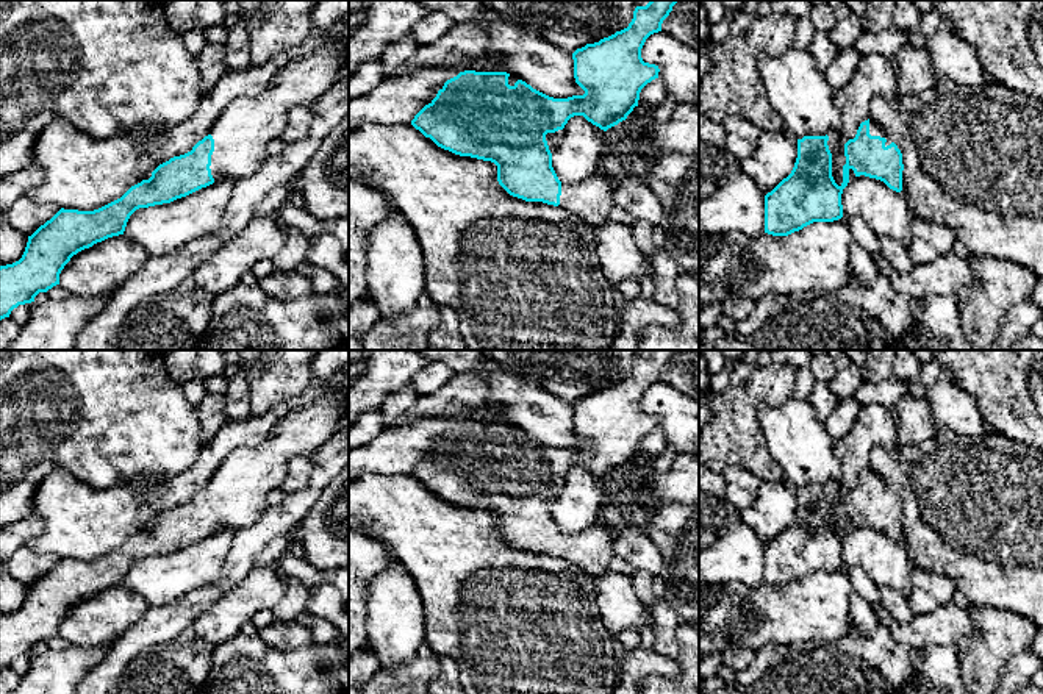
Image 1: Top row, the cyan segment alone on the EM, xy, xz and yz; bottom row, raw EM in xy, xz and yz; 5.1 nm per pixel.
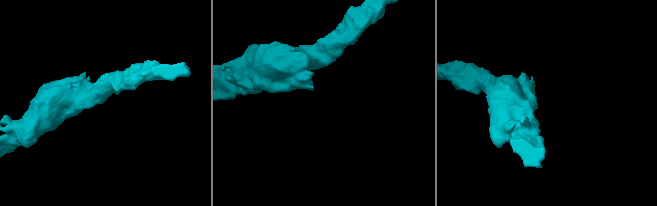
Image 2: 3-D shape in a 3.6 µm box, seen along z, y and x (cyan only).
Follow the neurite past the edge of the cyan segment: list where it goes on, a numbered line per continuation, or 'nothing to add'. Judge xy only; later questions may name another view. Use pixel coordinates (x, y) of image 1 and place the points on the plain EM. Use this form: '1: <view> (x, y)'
1: xy (241, 483)

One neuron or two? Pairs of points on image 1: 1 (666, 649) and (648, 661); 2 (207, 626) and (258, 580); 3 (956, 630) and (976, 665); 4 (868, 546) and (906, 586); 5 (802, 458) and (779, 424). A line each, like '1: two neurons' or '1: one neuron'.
1: two neurons
2: one neuron
3: two neurons
4: one neuron
5: one neuron

